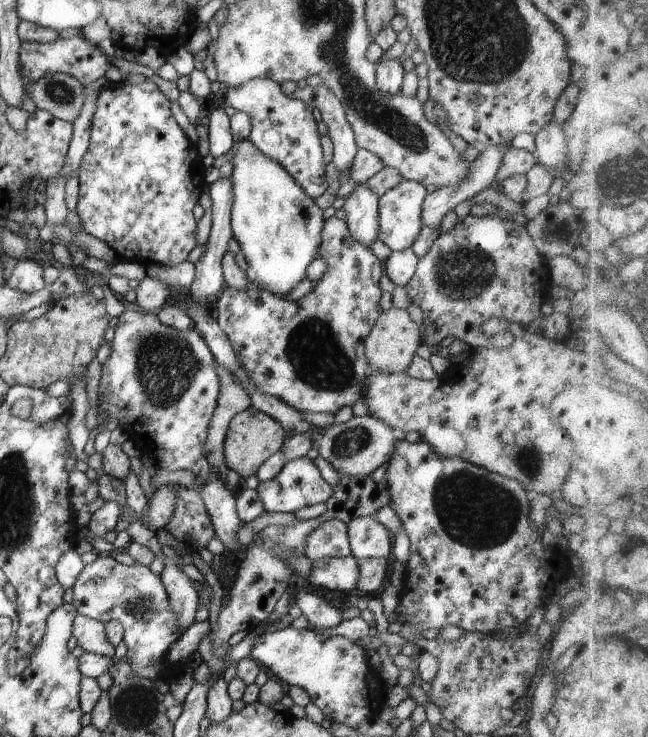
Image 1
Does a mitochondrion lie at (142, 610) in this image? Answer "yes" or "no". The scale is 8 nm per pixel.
yes

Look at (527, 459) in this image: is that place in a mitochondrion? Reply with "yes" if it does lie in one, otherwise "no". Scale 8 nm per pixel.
yes

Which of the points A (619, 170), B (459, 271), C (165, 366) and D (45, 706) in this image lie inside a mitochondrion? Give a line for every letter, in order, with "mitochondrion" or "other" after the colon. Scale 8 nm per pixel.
A: mitochondrion
B: mitochondrion
C: mitochondrion
D: other

